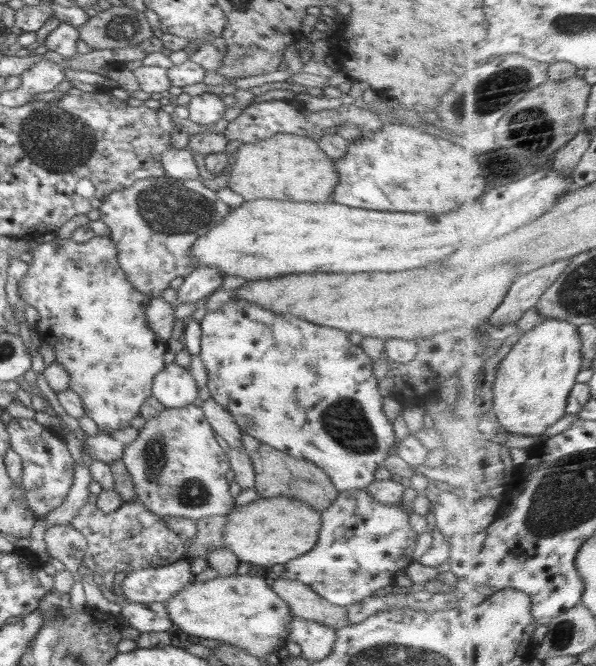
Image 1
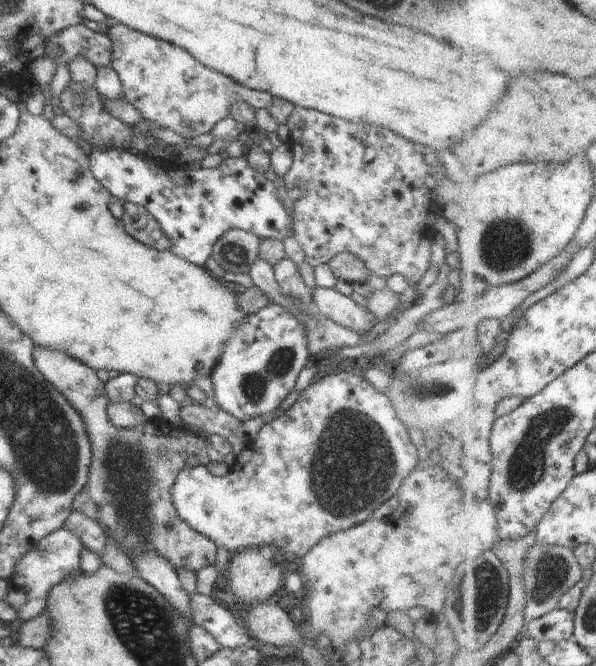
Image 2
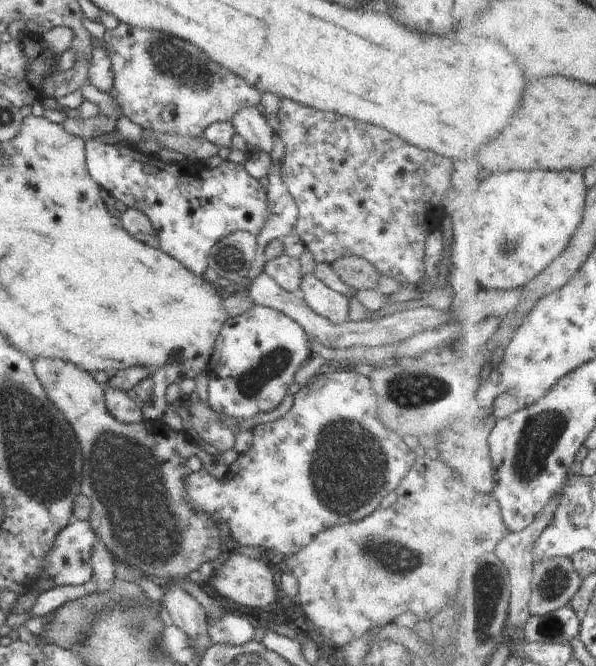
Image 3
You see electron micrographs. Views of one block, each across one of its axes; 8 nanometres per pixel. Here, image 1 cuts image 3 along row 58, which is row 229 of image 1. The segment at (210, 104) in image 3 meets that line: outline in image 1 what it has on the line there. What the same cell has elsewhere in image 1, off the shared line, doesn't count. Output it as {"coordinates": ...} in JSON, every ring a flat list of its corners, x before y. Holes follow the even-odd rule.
{"coordinates":[[168,174,140,179,130,188,112,192,104,197,98,208,99,219,110,229,109,236,117,250,117,261,128,282,150,298,160,297,174,278,186,277,195,269,191,259,192,245,197,242,199,236,208,231,208,228,220,224,231,211,226,203,218,199,217,192,206,188,199,179,178,180]]}

